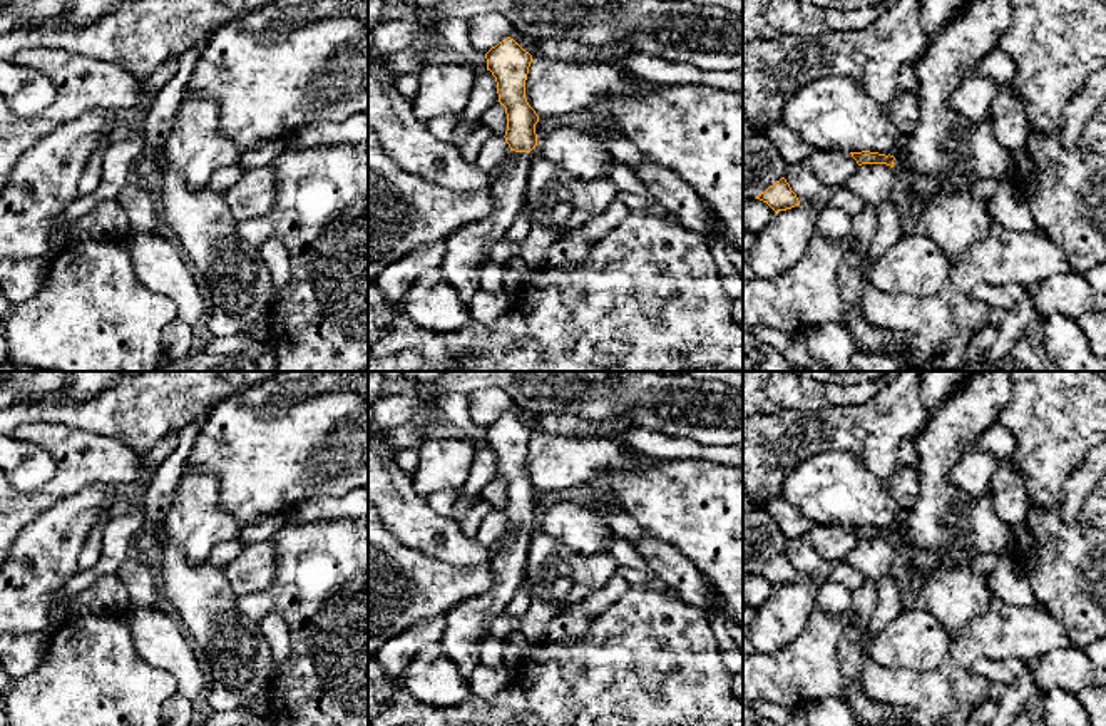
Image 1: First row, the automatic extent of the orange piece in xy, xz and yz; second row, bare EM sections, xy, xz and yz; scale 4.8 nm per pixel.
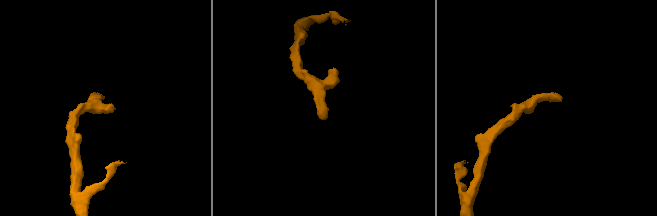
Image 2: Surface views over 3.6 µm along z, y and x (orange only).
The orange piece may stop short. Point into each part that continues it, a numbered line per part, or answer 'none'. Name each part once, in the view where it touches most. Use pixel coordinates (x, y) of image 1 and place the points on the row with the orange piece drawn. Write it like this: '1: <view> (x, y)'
1: xz (467, 251)

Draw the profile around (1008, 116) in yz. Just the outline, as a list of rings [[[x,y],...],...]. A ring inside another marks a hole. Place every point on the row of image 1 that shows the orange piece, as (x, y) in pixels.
[[[1011,85],[999,89],[987,120],[991,122],[999,144],[1009,152],[1026,146],[1032,132],[1026,104]]]

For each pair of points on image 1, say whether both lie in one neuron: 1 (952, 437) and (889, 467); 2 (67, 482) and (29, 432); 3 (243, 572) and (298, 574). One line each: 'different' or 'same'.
1: different
2: same
3: different

